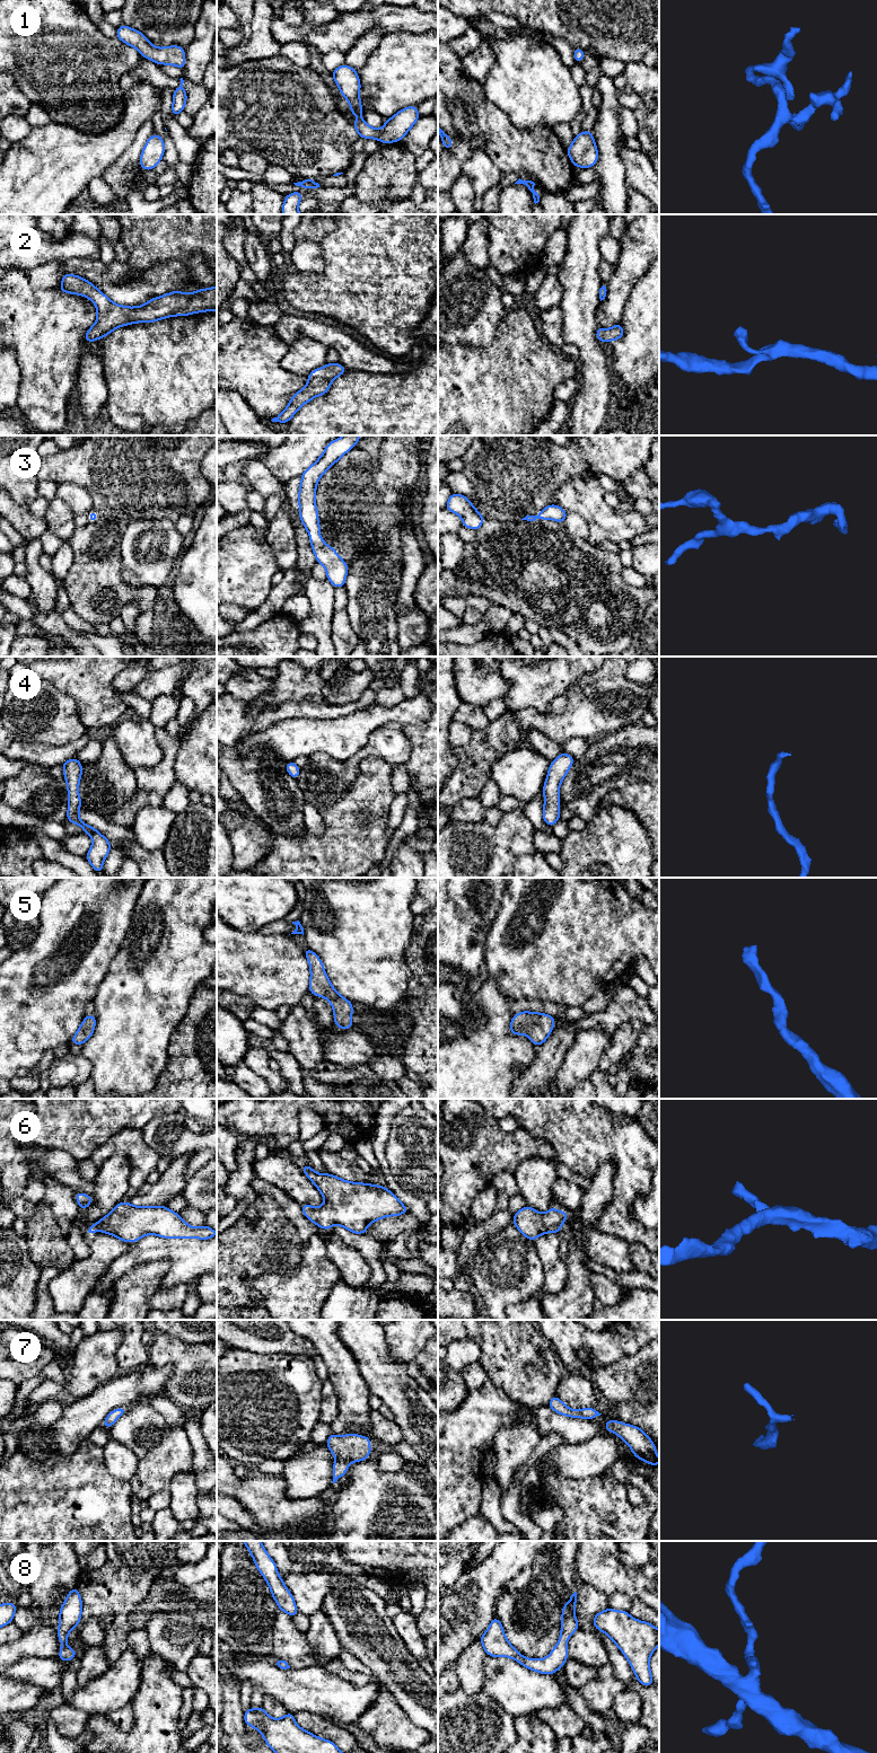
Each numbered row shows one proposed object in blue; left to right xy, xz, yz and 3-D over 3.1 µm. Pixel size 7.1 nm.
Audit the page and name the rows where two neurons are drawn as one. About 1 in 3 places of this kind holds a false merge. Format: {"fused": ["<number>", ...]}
{"fused": []}

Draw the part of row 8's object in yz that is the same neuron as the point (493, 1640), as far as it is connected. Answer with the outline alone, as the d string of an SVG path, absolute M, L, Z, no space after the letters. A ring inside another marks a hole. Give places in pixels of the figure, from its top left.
M575 1592L569 1602L562 1606L561 1619L561 1635L555 1647L550 1655L544 1659L533 1659L524 1657L514 1646L507 1640L503 1627L500 1620L494 1617L491 1620L490 1627L481 1636L480 1641L484 1651L492 1657L505 1656L515 1659L528 1670L553 1675L560 1667L563 1666L569 1658L567 1651L567 1641L571 1635L579 1629L578 1621L575 1614L575 1606L577 1604L577 1592Z

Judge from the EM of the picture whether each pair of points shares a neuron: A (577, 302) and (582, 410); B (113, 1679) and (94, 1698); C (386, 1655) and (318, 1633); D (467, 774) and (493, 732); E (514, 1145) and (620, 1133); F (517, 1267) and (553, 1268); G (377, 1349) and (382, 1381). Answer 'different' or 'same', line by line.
A: same
B: same
C: different
D: same
E: different
F: different
G: same

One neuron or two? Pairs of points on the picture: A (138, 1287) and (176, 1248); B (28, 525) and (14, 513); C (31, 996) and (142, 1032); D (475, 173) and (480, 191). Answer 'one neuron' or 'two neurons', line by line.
A: two neurons
B: one neuron
C: two neurons
D: one neuron

